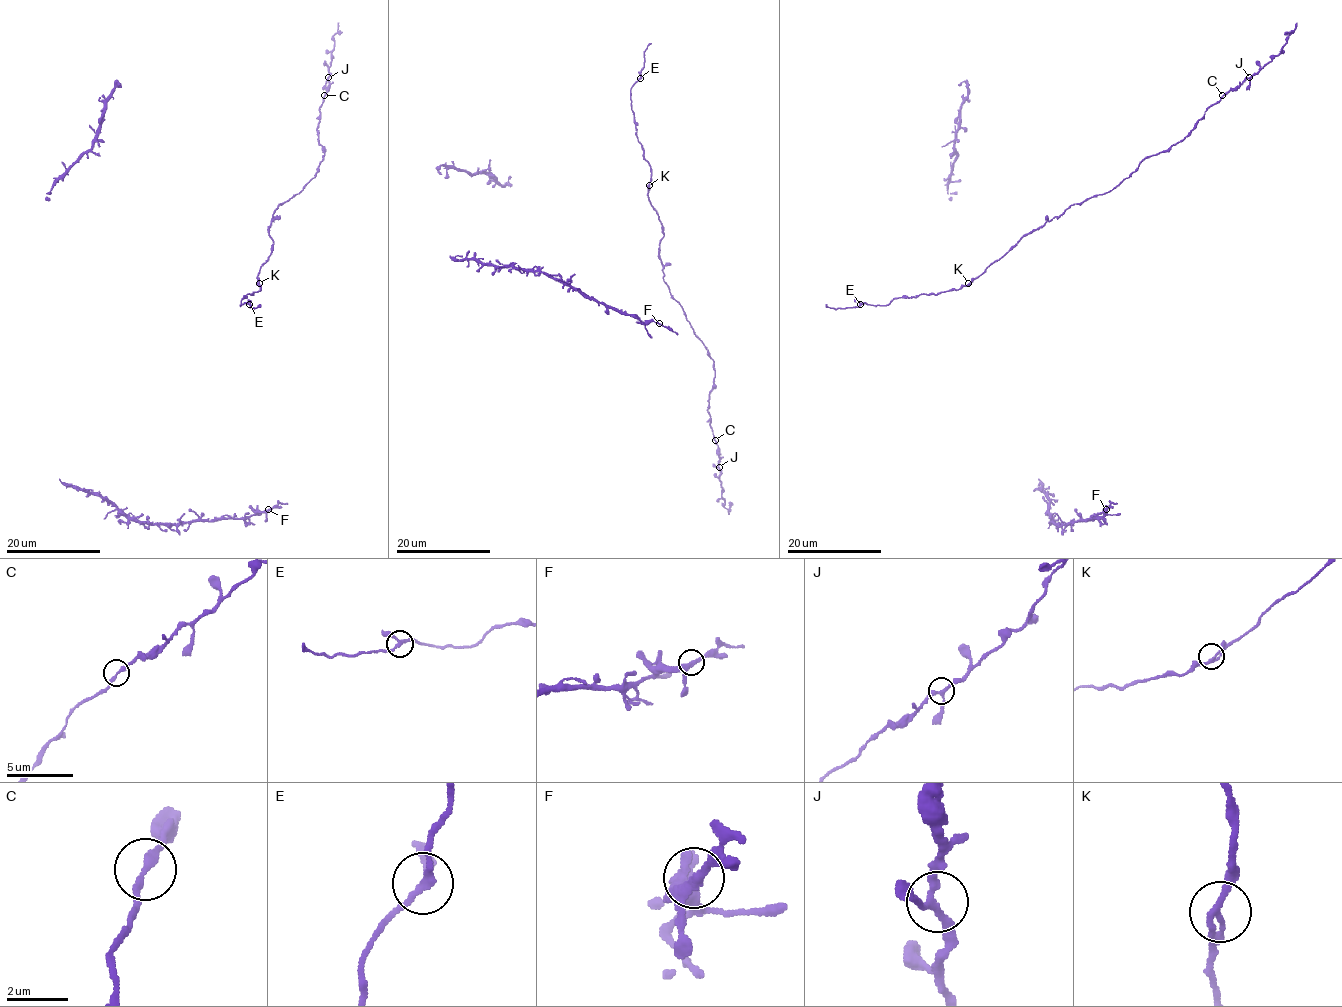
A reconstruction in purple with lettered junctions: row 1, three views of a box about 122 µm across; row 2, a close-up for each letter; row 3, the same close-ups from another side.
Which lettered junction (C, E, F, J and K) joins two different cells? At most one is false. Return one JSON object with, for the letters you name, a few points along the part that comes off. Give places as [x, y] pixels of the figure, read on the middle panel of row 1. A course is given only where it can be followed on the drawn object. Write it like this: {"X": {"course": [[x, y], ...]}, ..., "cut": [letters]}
{"cut": []}

